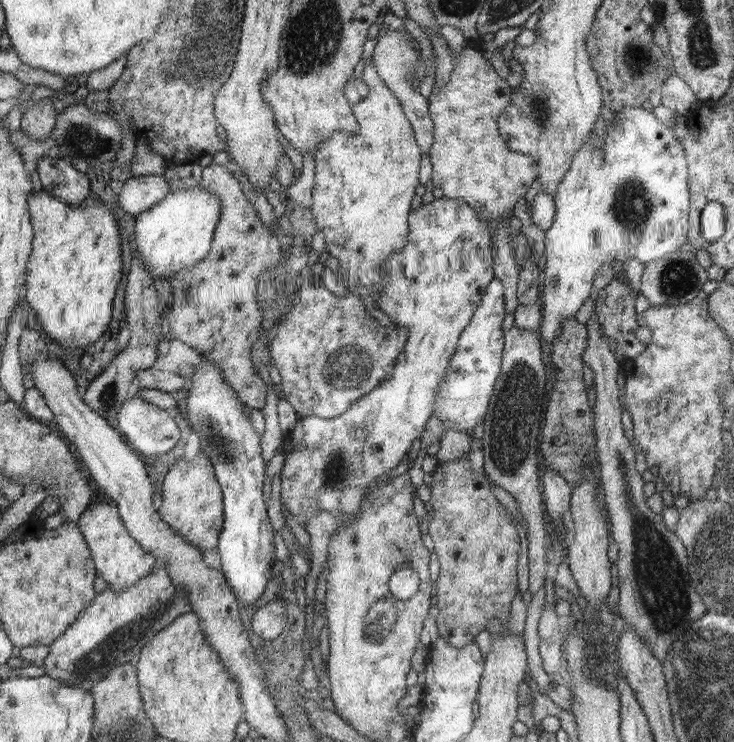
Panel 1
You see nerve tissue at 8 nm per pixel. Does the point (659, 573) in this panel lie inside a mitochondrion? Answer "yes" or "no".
yes

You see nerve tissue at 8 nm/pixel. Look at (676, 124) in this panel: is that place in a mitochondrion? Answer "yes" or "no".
no

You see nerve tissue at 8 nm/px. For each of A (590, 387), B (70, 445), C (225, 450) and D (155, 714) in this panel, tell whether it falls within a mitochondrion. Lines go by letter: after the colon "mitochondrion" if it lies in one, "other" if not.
A: other
B: other
C: mitochondrion
D: other

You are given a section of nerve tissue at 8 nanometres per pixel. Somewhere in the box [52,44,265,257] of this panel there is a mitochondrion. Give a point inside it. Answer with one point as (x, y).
(79, 138)

